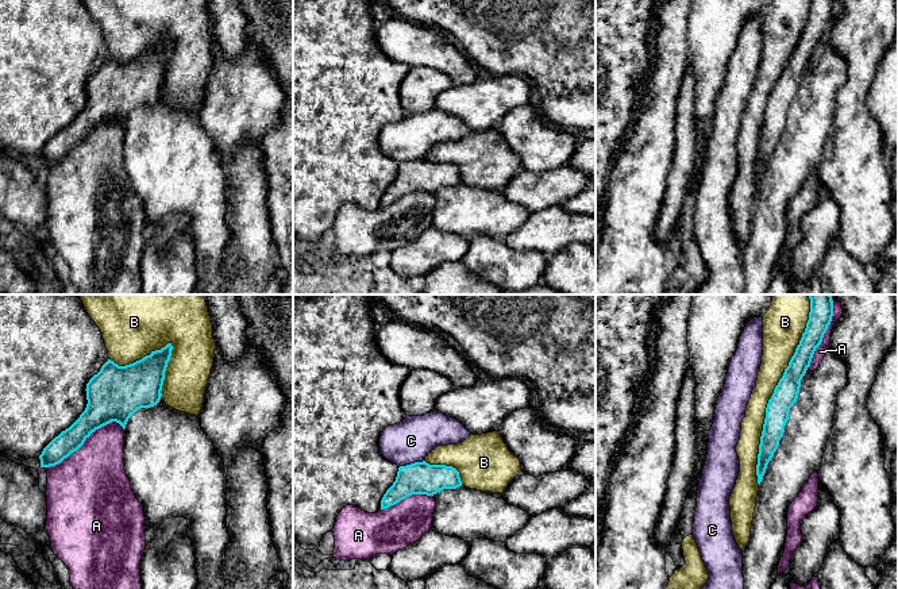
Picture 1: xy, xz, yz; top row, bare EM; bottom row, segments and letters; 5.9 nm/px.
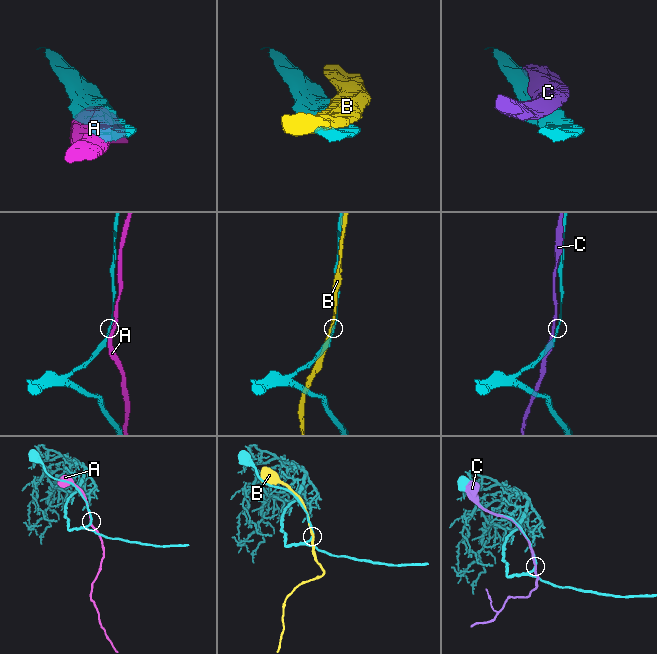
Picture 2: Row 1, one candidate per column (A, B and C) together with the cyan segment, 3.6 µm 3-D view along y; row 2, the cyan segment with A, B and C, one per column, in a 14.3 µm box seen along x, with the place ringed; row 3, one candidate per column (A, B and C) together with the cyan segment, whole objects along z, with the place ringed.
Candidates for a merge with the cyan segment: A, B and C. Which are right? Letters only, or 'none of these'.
none of these

